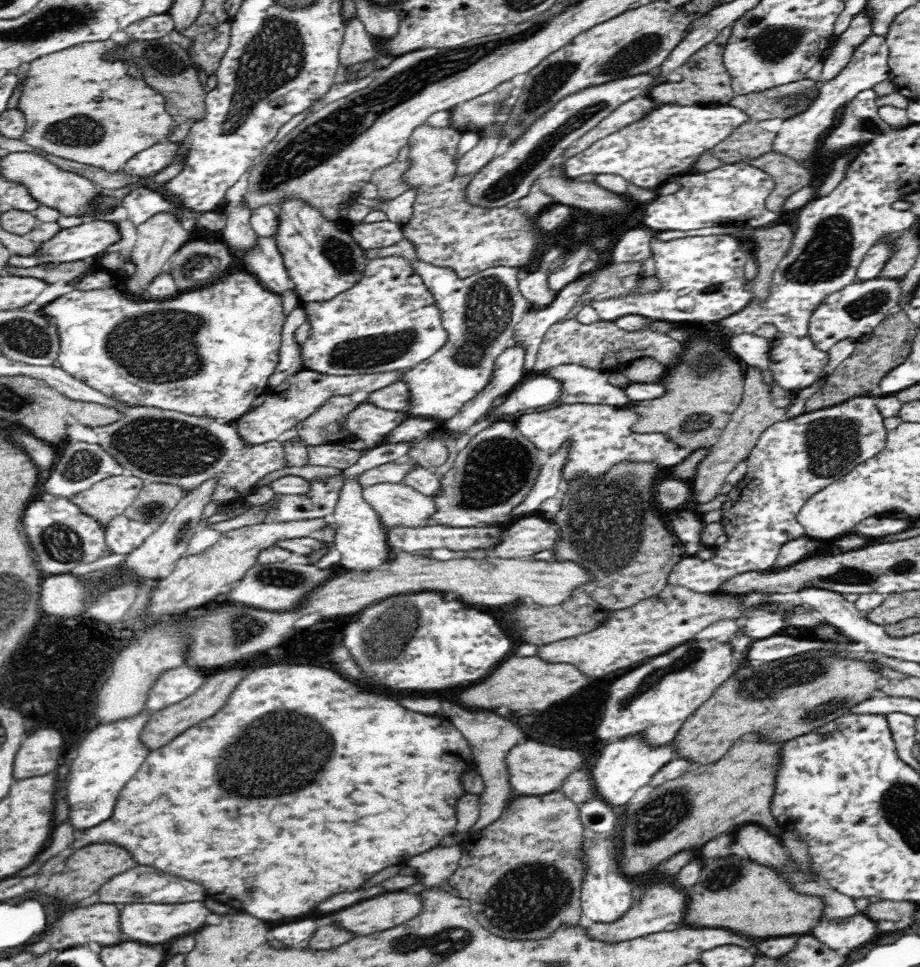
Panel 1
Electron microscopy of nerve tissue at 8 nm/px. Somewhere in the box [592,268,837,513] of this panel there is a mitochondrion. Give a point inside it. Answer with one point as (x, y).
(695, 423)

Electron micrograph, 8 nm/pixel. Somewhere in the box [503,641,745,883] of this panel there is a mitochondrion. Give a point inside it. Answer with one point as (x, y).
(668, 810)

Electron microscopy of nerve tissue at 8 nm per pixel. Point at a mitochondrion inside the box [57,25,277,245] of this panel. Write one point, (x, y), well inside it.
(164, 61)

